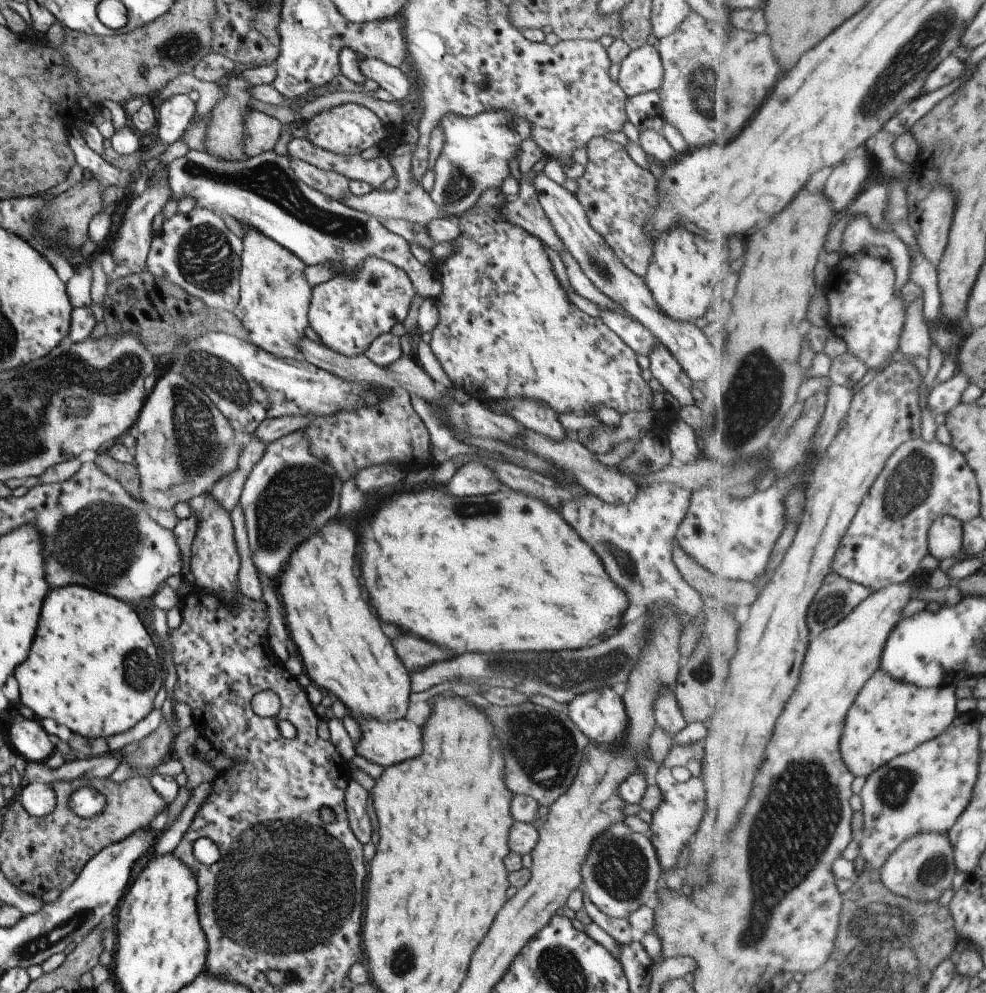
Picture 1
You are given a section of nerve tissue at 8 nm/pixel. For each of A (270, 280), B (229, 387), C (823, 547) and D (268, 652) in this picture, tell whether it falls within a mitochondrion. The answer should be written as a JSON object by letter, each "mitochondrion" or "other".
{"A":"other","B":"mitochondrion","C":"other","D":"other"}

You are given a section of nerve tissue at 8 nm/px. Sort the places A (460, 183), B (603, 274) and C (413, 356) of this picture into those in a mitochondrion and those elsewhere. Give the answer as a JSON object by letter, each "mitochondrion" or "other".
{"A":"mitochondrion","B":"mitochondrion","C":"other"}

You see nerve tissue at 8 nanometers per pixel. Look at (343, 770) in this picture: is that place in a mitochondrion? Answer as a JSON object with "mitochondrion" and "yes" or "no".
{"mitochondrion":"no"}

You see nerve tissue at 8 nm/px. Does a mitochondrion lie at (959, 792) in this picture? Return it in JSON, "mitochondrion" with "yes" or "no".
{"mitochondrion":"no"}

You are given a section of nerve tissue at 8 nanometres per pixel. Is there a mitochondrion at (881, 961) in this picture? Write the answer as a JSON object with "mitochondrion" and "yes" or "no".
{"mitochondrion":"yes"}

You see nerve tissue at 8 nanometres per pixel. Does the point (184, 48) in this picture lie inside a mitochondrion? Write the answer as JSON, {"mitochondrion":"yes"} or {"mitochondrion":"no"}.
{"mitochondrion":"yes"}

